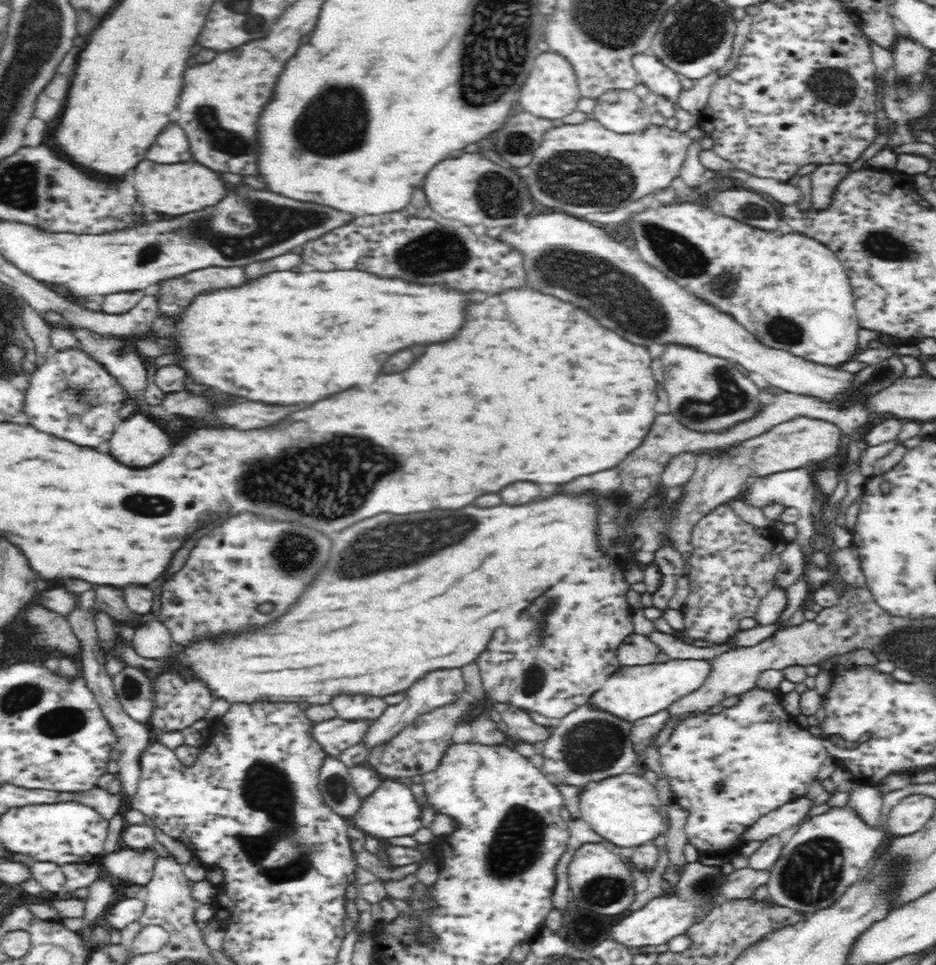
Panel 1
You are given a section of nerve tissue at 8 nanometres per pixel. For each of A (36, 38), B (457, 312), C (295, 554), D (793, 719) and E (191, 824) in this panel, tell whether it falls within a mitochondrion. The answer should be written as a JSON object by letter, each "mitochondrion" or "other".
{"A":"mitochondrion","B":"other","C":"mitochondrion","D":"other","E":"other"}

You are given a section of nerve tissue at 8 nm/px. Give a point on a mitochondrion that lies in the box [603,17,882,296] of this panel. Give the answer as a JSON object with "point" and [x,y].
{"point":[835,85]}

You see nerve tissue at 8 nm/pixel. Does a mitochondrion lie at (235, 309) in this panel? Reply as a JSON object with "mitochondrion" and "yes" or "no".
{"mitochondrion":"no"}

